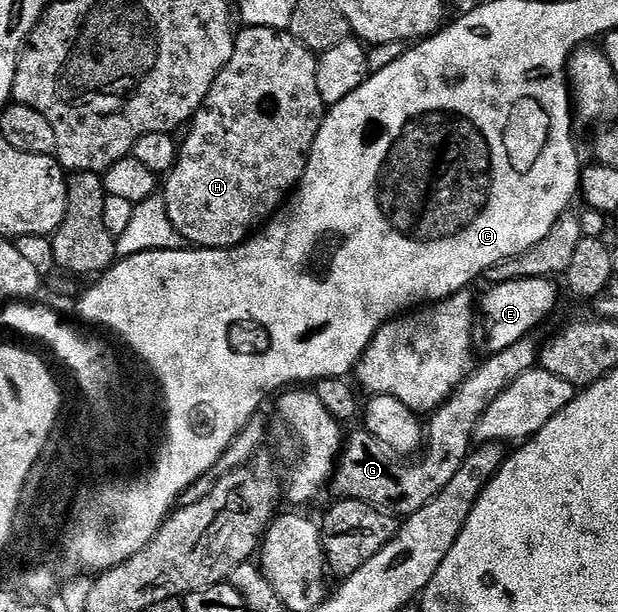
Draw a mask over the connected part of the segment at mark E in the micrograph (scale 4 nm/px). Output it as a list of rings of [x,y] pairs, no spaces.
[[[530,277],[529,279],[515,279],[505,283],[495,284],[484,296],[478,299],[478,315],[482,320],[482,339],[488,346],[489,352],[510,349],[510,345],[518,345],[518,341],[529,338],[532,330],[540,326],[548,314],[556,307],[560,299],[561,288],[556,288],[555,278],[543,279]]]

